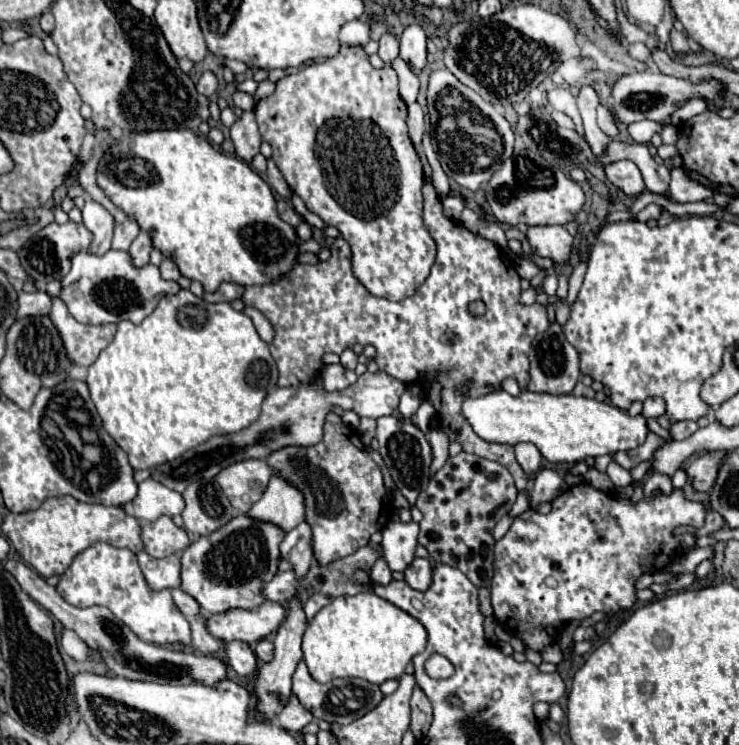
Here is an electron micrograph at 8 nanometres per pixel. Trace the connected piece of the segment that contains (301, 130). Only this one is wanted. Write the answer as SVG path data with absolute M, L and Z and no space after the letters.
M356 46L356 48L340 48L338 56L328 58L324 62L314 62L308 64L304 70L290 74L282 80L278 80L274 94L262 98L256 104L256 122L262 134L262 140L266 140L272 146L272 160L276 162L278 170L282 172L284 180L288 182L290 190L296 192L308 210L312 210L314 214L318 214L328 226L334 226L340 230L342 238L350 244L352 250L352 272L354 276L366 286L366 290L374 296L386 298L386 300L404 300L406 296L412 296L426 280L426 276L430 276L430 268L434 266L434 256L436 256L436 244L430 236L430 232L426 230L424 222L422 222L422 184L424 184L424 172L422 172L422 162L412 146L412 140L408 136L408 126L406 126L406 104L402 102L400 94L398 94L398 78L396 72L386 66L382 70L372 68L372 64L368 62L368 54Z

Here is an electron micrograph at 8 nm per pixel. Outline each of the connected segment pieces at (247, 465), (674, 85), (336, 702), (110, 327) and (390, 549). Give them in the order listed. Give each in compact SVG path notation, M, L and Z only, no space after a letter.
M242 460L238 464L232 464L230 468L224 468L216 476L216 480L234 508L248 512L250 506L260 500L270 476L272 470L264 460Z
M640 70L640 72L632 72L628 76L622 76L614 82L612 86L612 112L614 118L618 122L624 124L632 124L638 120L654 120L654 122L662 122L666 118L672 116L672 112L678 108L680 102L688 100L688 98L716 98L722 92L722 86L716 80L710 82L700 82L694 84L690 80L682 80L682 78L674 78L674 76L666 76L662 72L648 72L648 70Z
M300 662L298 664L298 670L294 672L294 678L292 678L292 692L298 696L298 700L302 702L304 708L308 708L316 720L326 720L326 722L338 722L338 724L350 724L358 718L362 718L366 712L374 710L384 694L380 692L380 686L378 684L370 684L366 680L360 680L360 678L334 678L332 682L328 684L320 684L316 682L306 664Z
M52 298L52 312L50 318L54 326L58 328L64 346L68 350L68 356L74 364L80 366L90 366L98 354L110 344L114 338L116 326L114 324L102 324L102 326L88 326L80 324L72 318L72 314L66 314L68 308L60 298Z
M388 522L382 530L382 552L392 570L404 572L404 568L414 560L418 524L416 522Z

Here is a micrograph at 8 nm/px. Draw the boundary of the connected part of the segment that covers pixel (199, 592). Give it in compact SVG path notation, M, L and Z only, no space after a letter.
M246 514L236 516L234 520L228 522L228 526L212 532L210 536L202 536L196 542L192 542L184 552L182 552L182 590L188 592L202 610L210 612L210 614L218 614L218 612L226 612L232 608L256 608L264 602L262 596L262 586L264 582L272 580L272 576L276 574L278 568L278 560L280 560L280 552L278 552L278 544L282 540L284 532L278 526L260 522L260 520L252 520Z

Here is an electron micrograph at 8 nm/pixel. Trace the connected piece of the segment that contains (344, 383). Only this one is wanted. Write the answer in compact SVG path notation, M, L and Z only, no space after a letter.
M330 364L322 370L322 382L324 382L324 388L328 392L334 392L334 390L344 390L350 386L348 378L346 378L348 370L342 368L340 364Z

